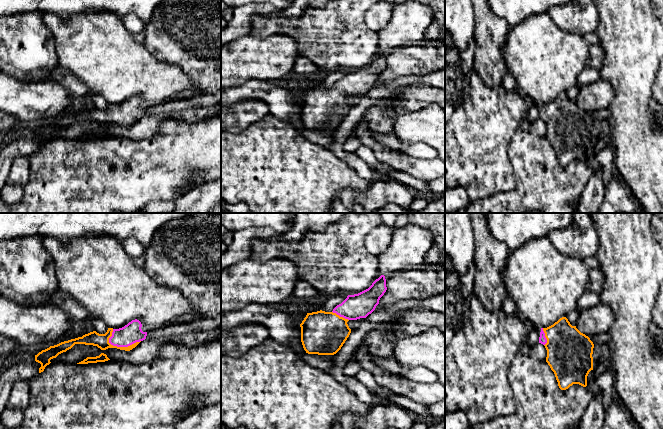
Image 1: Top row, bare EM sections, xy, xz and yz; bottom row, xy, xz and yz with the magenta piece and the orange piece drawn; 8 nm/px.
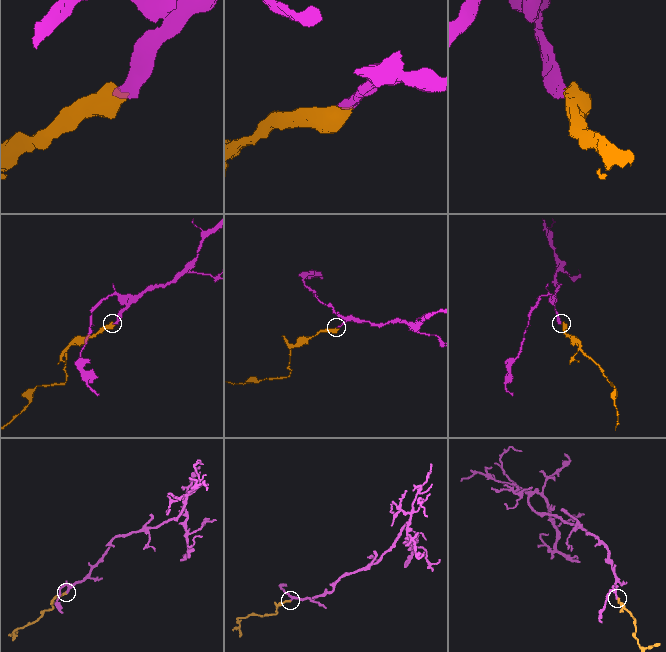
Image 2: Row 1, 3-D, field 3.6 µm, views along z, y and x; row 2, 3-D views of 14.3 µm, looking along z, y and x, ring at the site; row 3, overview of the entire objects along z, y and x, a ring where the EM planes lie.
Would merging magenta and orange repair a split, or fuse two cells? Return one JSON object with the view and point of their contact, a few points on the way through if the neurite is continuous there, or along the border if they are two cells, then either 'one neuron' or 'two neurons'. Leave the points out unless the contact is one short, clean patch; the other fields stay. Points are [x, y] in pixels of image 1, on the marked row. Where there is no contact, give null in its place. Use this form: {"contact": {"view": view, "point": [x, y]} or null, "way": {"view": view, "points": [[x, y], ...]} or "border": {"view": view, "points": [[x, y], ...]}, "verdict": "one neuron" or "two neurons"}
{"contact": {"view": "xy", "point": [123, 346]}, "way": {"view": "xy", "points": [[131, 333], [123, 346], [93, 338]]}, "verdict": "one neuron"}

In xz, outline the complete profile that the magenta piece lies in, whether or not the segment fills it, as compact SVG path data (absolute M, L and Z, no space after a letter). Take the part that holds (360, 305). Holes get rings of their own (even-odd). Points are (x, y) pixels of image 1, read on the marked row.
M381 275L368 289L348 295L332 312L320 310L307 313L300 324L301 342L306 353L336 354L351 333L347 322L371 314L386 290L386 279Z

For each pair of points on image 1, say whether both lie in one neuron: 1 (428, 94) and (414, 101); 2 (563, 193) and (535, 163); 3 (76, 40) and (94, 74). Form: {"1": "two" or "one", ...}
{"1": "one", "2": "one", "3": "one"}

